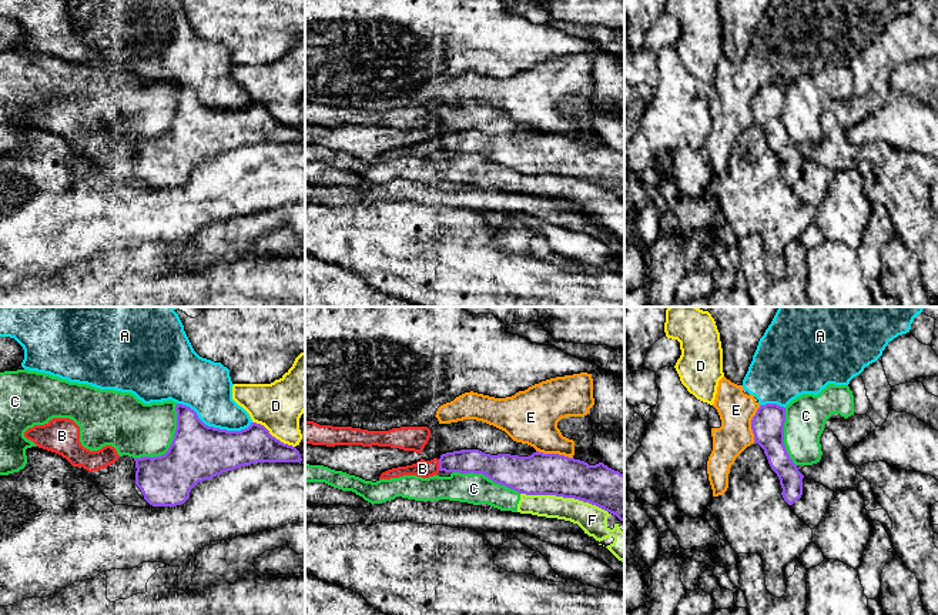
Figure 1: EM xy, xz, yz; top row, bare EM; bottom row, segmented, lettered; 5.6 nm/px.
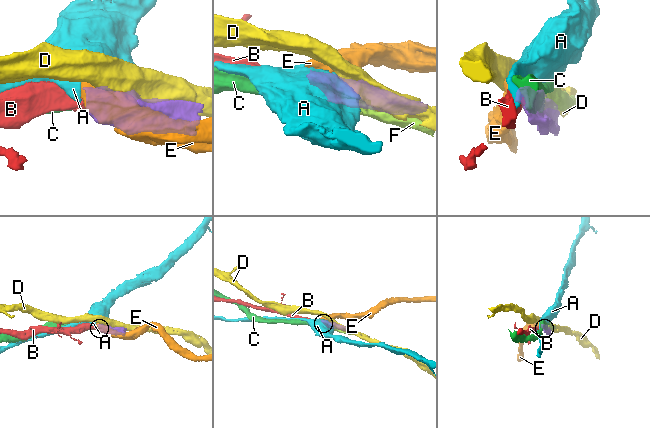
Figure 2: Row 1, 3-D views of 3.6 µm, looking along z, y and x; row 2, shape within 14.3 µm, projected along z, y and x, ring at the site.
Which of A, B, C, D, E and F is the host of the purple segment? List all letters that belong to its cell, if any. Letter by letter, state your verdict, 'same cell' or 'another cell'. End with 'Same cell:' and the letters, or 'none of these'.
A: another cell
B: same cell
C: another cell
D: another cell
E: another cell
F: another cell
Same cell: B

